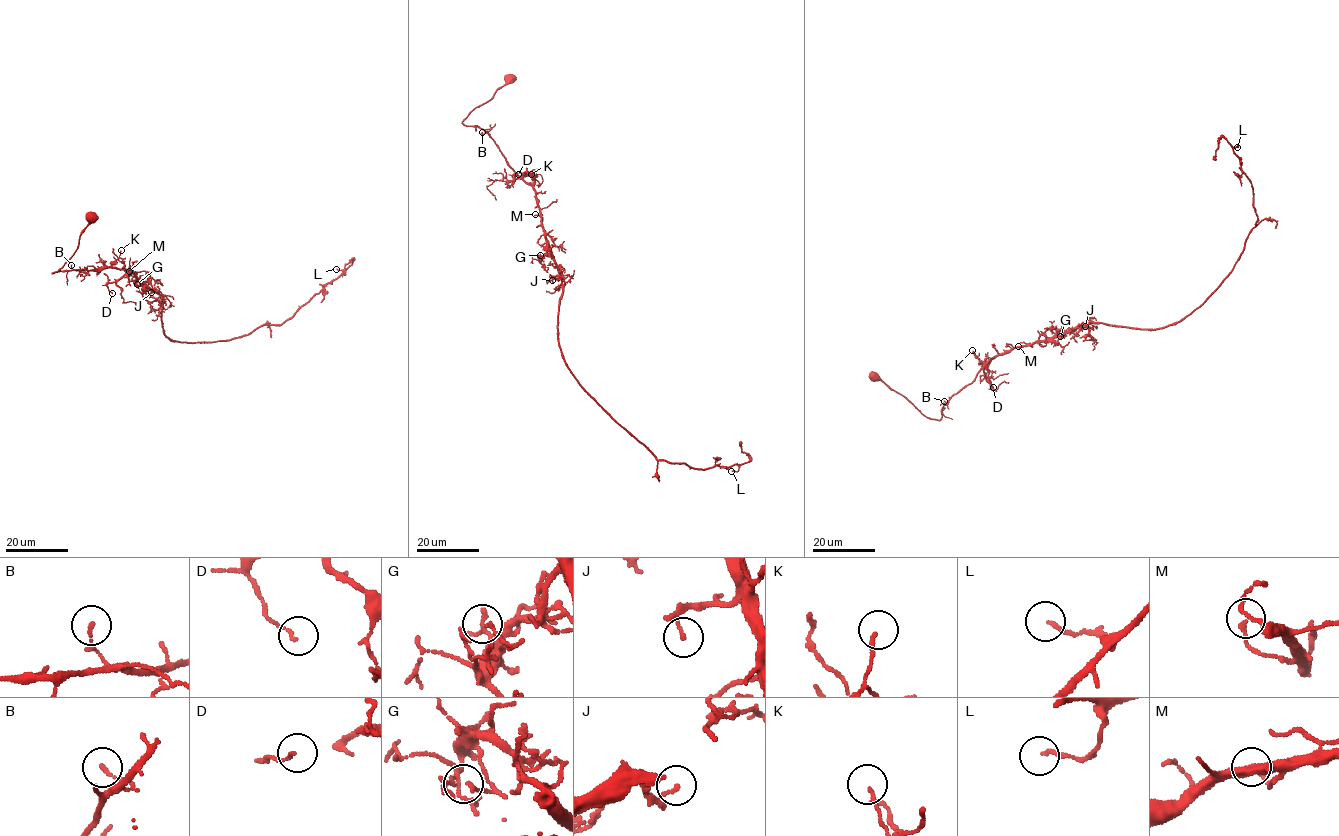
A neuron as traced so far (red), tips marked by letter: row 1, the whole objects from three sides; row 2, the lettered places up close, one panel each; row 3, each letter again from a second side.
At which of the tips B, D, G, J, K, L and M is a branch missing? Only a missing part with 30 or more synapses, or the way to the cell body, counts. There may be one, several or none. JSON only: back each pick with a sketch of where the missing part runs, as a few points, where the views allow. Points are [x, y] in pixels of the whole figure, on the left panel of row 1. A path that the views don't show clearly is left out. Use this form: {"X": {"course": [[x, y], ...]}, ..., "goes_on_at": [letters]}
{"J": {"course": [[151, 292], [140, 293], [136, 289], [133, 290], [136, 295]]}, "goes_on_at": ["J"]}

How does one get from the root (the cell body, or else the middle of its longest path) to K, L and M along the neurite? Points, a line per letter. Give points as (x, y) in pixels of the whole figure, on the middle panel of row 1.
K: (558, 312), (562, 293), (561, 273), (546, 238), (534, 189), (520, 178), (531, 174)
L: (558, 312), (558, 343), (566, 365), (619, 424), (657, 459), (702, 469), (737, 464), (737, 471), (731, 471)
M: (558, 312), (562, 293), (561, 273), (541, 218), (535, 214)

